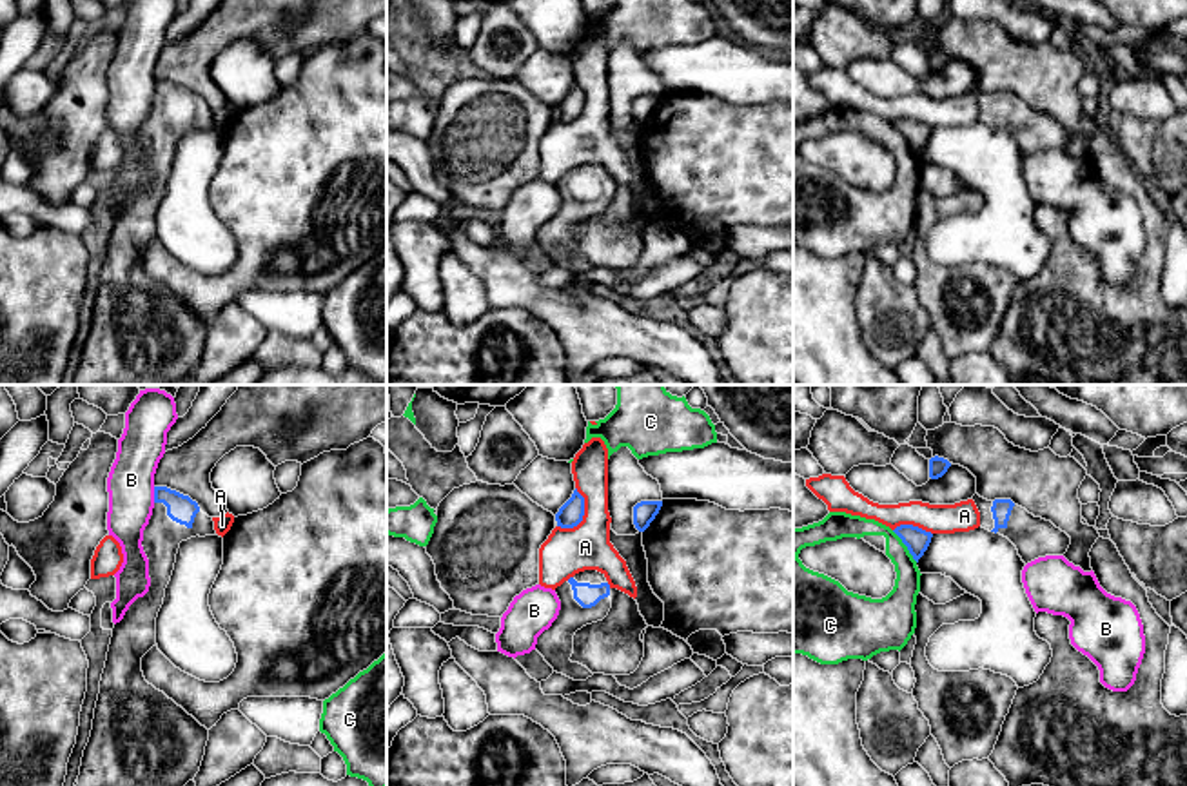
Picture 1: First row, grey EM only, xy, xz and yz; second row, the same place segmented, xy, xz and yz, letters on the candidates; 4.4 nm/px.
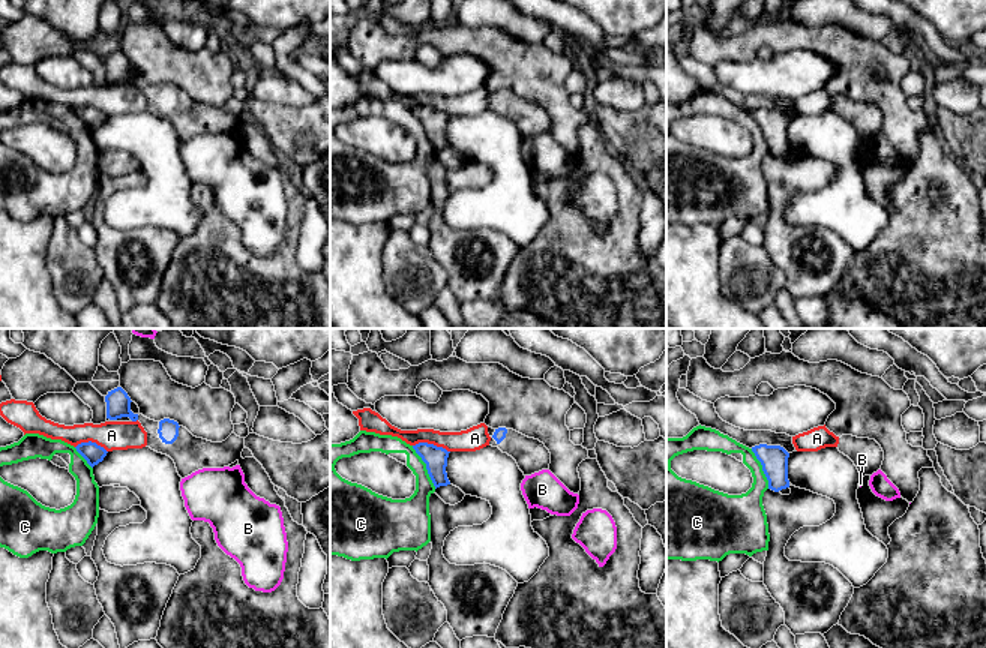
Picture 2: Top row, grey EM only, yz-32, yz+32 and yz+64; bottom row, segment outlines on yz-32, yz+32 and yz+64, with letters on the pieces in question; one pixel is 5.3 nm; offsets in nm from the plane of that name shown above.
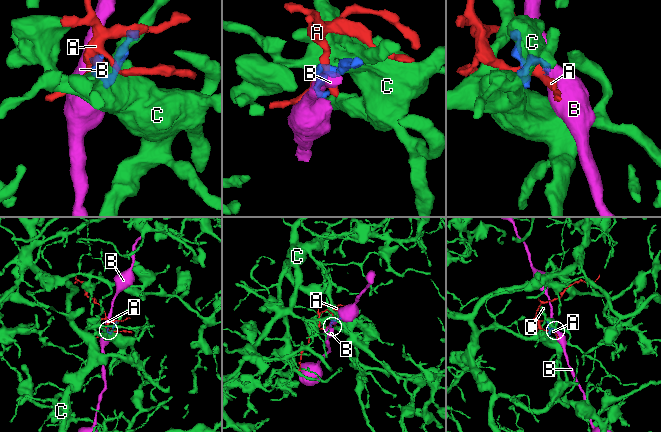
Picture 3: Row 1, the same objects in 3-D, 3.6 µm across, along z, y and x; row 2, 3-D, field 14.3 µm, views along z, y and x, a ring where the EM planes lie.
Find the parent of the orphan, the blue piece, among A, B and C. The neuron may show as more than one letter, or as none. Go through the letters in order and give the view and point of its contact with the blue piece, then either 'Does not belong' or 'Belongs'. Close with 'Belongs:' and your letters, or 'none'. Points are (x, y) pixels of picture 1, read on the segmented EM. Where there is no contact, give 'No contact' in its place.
A: Touches blue at xz (583, 514). Does not belong
B: Touches blue at xy (155, 494). Does not belong
C: Touches blue at yz (906, 545). Does not belong
Belongs: none

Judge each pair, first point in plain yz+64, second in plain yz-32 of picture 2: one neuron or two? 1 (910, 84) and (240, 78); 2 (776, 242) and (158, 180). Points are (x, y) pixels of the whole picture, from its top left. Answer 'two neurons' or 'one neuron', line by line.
1: one neuron
2: two neurons

